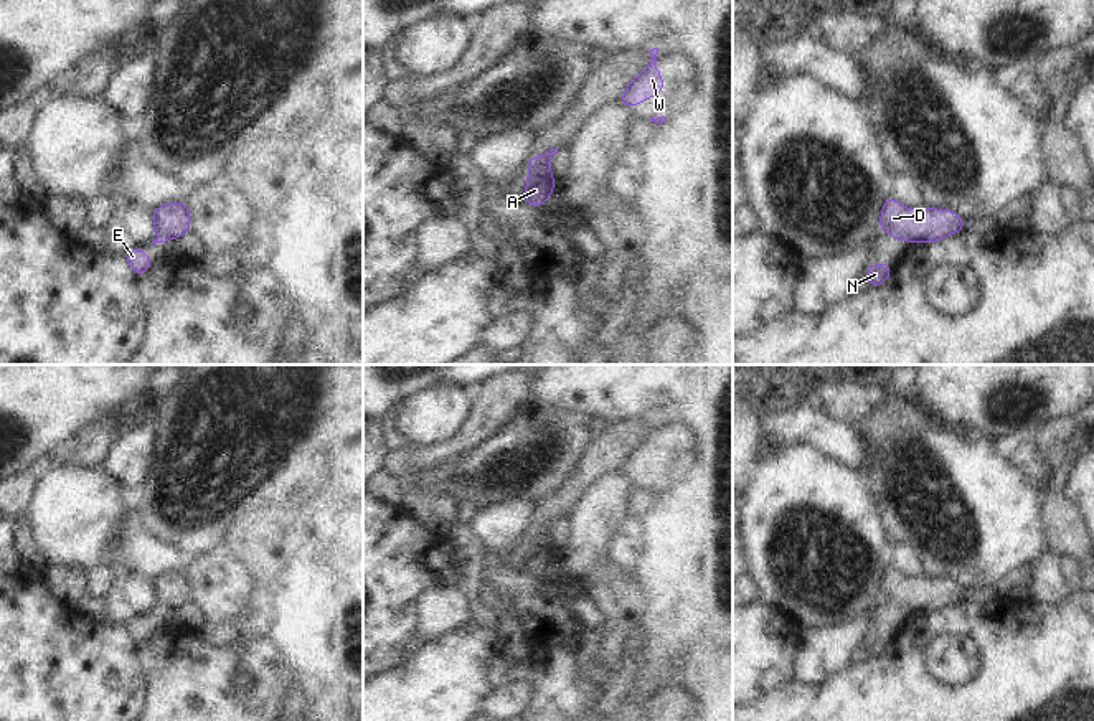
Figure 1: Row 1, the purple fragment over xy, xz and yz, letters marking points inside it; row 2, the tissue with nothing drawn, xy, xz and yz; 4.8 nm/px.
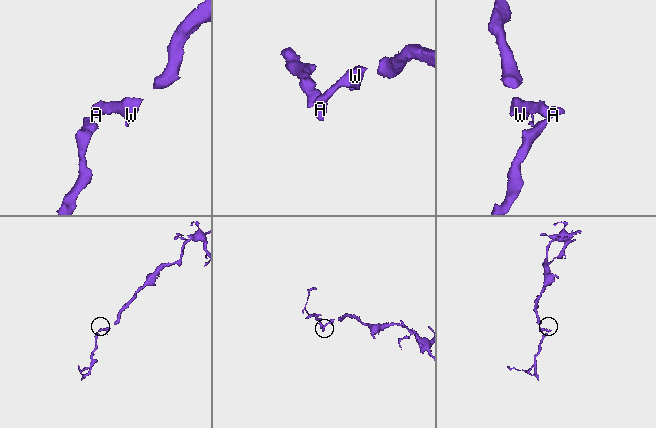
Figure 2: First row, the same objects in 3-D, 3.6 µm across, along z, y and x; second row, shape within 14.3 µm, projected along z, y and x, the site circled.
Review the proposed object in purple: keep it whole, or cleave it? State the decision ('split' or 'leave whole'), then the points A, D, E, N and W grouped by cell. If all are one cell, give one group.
split; groups A D W / E N

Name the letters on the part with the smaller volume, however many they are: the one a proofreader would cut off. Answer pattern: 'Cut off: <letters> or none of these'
Cut off: E, N

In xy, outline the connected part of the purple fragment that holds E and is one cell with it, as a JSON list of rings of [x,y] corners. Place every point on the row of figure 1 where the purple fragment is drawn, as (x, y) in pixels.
[[[144,247],[130,249],[124,257],[137,277],[153,266],[150,257],[144,254]]]

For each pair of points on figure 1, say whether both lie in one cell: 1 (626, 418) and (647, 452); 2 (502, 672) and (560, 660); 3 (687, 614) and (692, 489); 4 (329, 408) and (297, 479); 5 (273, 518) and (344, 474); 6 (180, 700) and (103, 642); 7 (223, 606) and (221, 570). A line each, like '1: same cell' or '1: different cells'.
1: different cells
2: same cell
3: same cell
4: same cell
5: different cells
6: different cells
7: same cell

